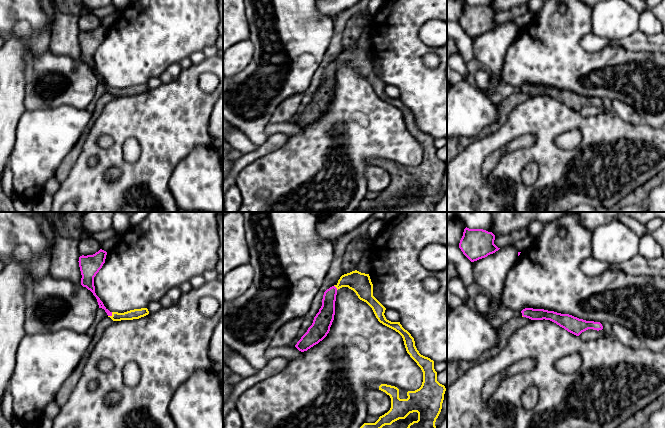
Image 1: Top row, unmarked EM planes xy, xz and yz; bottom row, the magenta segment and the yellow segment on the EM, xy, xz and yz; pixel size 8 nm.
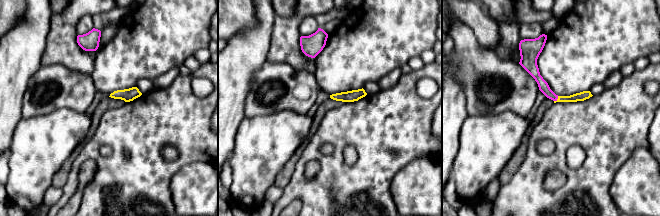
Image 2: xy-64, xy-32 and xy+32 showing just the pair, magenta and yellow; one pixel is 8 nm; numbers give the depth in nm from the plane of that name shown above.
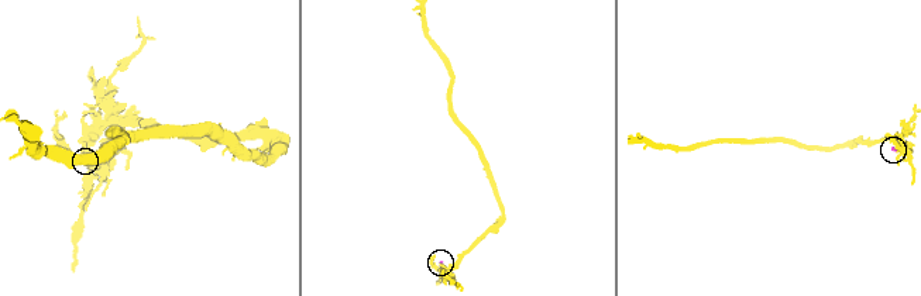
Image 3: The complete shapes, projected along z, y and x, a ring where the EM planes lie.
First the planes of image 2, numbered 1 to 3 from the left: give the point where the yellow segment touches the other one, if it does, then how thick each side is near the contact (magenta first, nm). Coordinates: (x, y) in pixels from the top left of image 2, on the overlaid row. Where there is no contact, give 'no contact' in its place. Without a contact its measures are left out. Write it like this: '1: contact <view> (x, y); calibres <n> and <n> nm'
1: no contact
2: no contact
3: contact xy+32 (556, 99); calibres 80 and 70 nm

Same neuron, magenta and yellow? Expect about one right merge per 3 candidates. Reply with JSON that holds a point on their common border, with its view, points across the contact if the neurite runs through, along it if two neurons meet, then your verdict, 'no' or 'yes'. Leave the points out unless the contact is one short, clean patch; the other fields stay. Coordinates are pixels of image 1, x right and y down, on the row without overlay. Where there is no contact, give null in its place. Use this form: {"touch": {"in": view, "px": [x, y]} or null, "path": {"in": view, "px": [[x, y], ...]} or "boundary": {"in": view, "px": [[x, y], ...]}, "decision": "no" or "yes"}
{"touch": {"in": "xy", "px": [110, 91]}, "path": {"in": "xy", "px": [[100, 79], [110, 91], [127, 92], [136, 89]]}, "decision": "yes"}

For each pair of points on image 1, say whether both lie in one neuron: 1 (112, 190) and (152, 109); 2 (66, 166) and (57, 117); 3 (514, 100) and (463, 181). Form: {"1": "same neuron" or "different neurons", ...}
{"1": "same neuron", "2": "different neurons", "3": "different neurons"}

